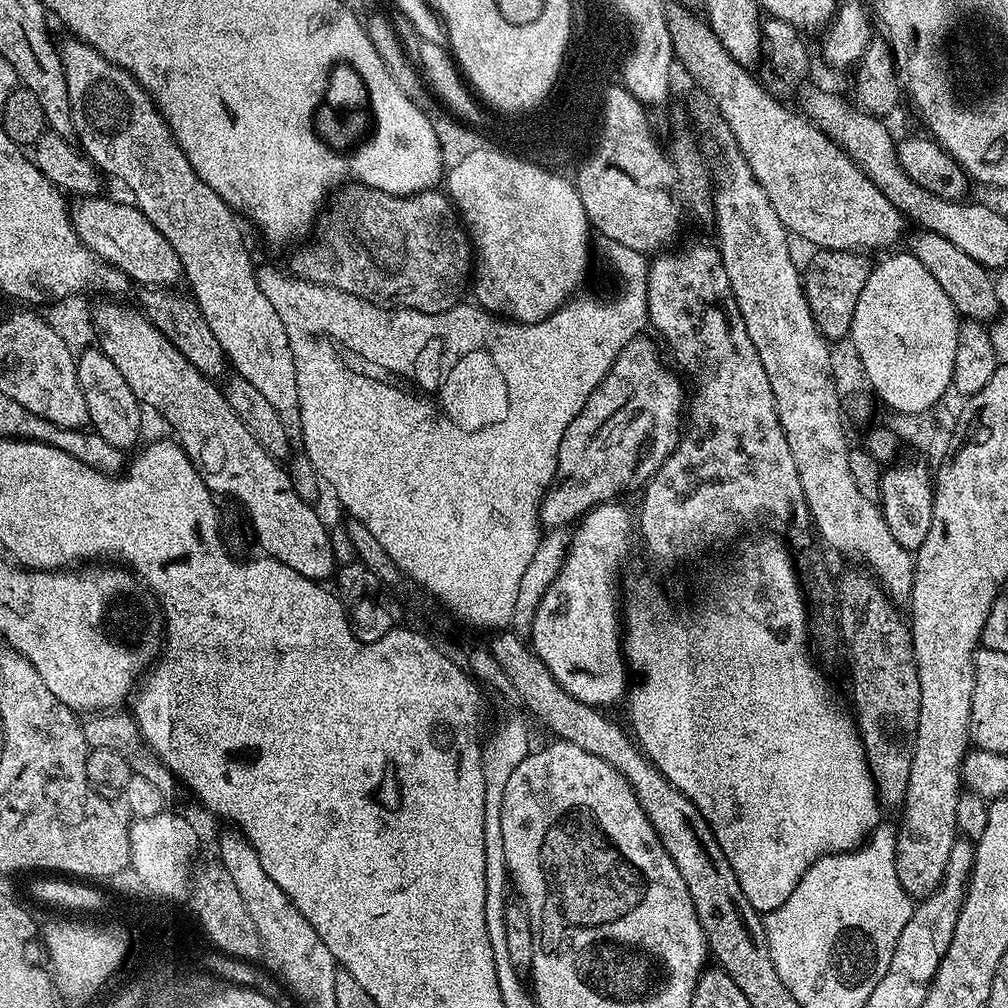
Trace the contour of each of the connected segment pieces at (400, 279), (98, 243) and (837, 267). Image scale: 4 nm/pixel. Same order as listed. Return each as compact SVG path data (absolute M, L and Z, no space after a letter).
M359 182L345 183L337 187L323 205L314 225L315 236L316 240L309 239L297 247L301 248L292 256L291 275L315 284L329 284L331 288L352 292L363 300L392 308L449 312L465 299L464 287L467 284L469 287L474 272L470 237L451 199L440 190L395 196Z
M97 194L94 196L86 196L77 199L71 205L72 225L78 234L80 241L92 251L99 260L106 264L115 264L129 281L140 283L140 286L151 286L154 288L167 288L169 286L179 285L184 275L184 267L178 258L178 254L174 250L174 246L170 246L170 242L166 242L166 238L158 231L147 218L141 214L140 209L135 203L119 204L116 200L111 200L105 194Z
M822 248L813 251L808 265L802 268L802 283L804 285L804 296L810 306L810 314L818 326L818 330L829 342L835 342L849 335L852 331L852 319L856 309L856 297L849 294L844 296L844 280L863 281L868 275L869 265L864 265L863 255L852 250L842 248Z

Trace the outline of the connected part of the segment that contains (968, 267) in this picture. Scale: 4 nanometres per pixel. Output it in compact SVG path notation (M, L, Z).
M929 230L916 231L918 232L910 233L911 231L909 231L907 233L907 251L916 256L918 262L922 262L922 266L926 266L926 270L930 270L930 274L934 274L938 286L942 286L942 290L946 290L949 305L957 313L971 320L991 321L997 315L995 312L1000 308L1000 296L996 293L995 282L992 281L993 273L983 264L974 262L974 258L970 258L970 254L958 250L958 246L954 246L954 242L942 238L942 234Z

